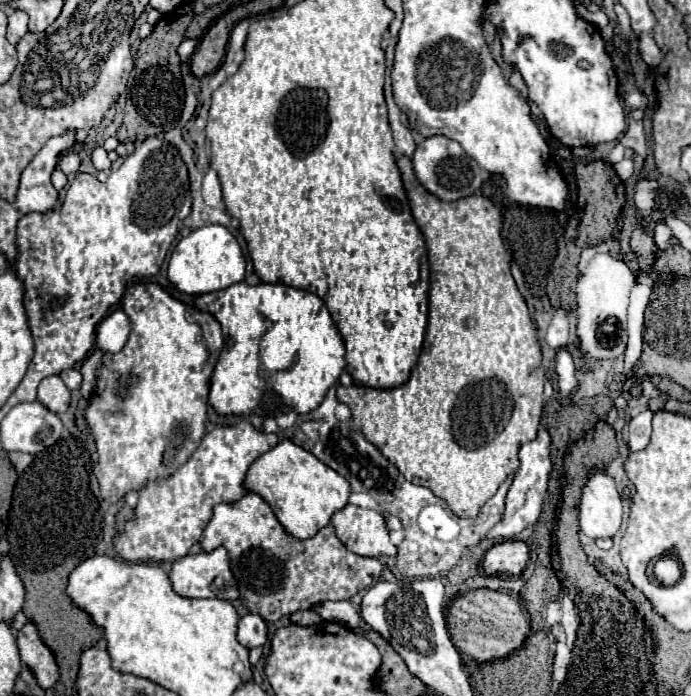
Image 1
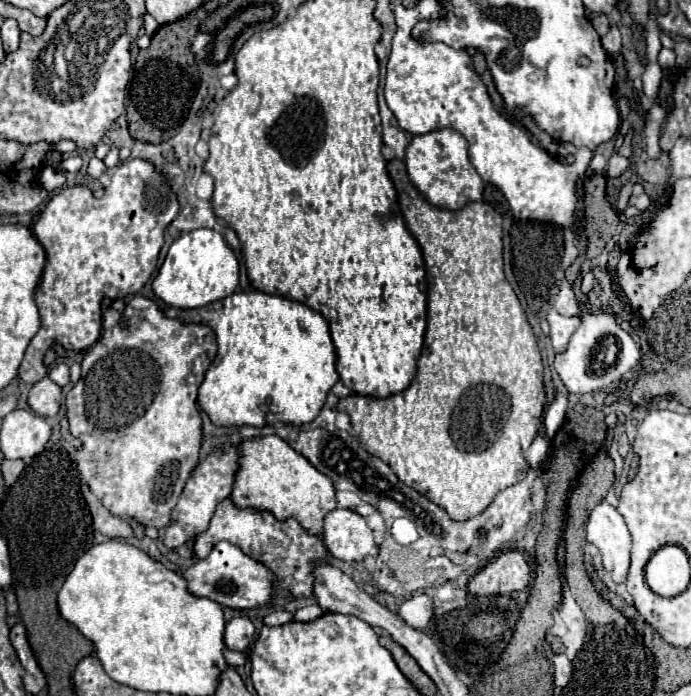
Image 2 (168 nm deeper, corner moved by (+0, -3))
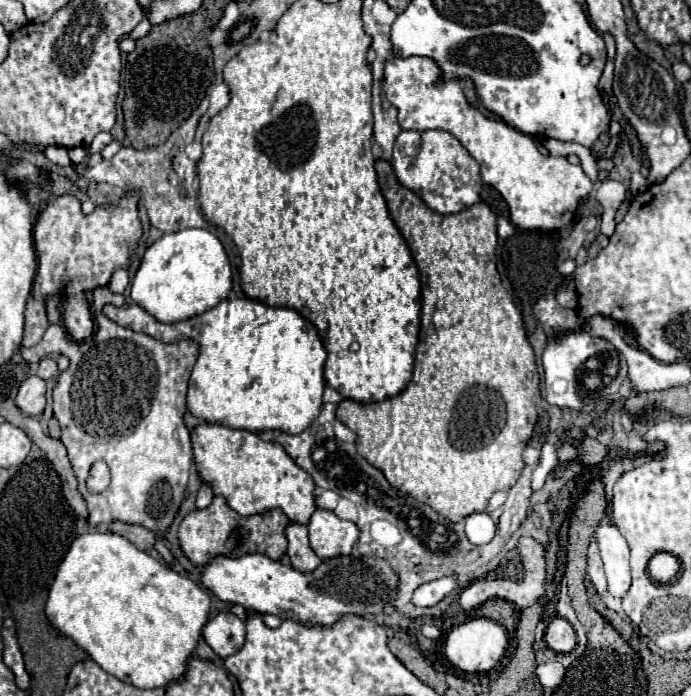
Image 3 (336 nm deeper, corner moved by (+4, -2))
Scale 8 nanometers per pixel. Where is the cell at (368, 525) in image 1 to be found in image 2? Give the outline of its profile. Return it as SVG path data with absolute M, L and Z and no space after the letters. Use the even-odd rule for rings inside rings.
M335 508L323 520L323 540L331 556L355 562L365 556L377 556L379 548L365 518L347 508Z

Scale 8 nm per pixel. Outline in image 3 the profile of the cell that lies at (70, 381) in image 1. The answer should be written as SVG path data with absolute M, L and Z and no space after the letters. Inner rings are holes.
M45 357L39 361L39 369L37 369L37 375L41 379L51 379L51 377L57 377L59 375L59 369L57 369L57 361L51 359L51 357Z

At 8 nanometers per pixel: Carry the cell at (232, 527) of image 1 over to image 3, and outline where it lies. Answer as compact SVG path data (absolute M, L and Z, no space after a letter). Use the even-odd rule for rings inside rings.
M215 497L213 503L203 511L189 513L179 527L179 543L185 557L195 565L205 565L213 557L223 555L223 551L245 551L261 553L273 561L279 561L285 555L285 527L289 527L289 517L281 509L273 509L265 515L241 517L237 515L221 497Z

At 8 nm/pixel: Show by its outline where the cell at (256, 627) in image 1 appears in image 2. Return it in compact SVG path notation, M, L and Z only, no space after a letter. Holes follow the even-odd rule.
M237 616L225 624L223 642L229 650L243 652L249 646L249 642L253 640L253 636L255 636L255 628L253 628L251 620L245 616Z

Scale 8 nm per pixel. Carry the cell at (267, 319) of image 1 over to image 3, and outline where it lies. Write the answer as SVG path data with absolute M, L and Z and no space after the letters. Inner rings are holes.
M223 299L217 307L207 309L201 315L179 323L161 323L155 321L143 307L129 305L129 307L113 307L105 305L103 313L121 327L131 327L133 331L143 331L153 335L165 343L173 343L179 339L193 339L199 343L199 357L193 367L189 379L189 393L187 393L187 409L207 423L219 423L233 429L247 429L247 431L265 431L265 429L281 429L285 433L297 435L305 431L313 423L313 419L321 411L323 403L323 365L327 359L327 351L317 335L313 323L301 317L297 311L289 307L269 307L257 299Z

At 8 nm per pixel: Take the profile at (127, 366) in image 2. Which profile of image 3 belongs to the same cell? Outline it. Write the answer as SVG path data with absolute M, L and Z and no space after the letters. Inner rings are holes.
M97 287L91 305L97 331L91 341L75 343L59 325L59 297L49 297L51 325L35 347L21 347L21 355L28 363L49 357L49 353L67 355L71 361L53 391L53 413L79 479L79 491L89 507L89 525L123 521L163 533L179 511L193 463L183 415L187 411L187 383L199 357L199 345L191 339L163 343L147 333L119 327L103 315L107 303L123 307L125 297L111 293L109 287ZM97 459L109 465L111 483L105 491L91 493L85 487L85 479Z

